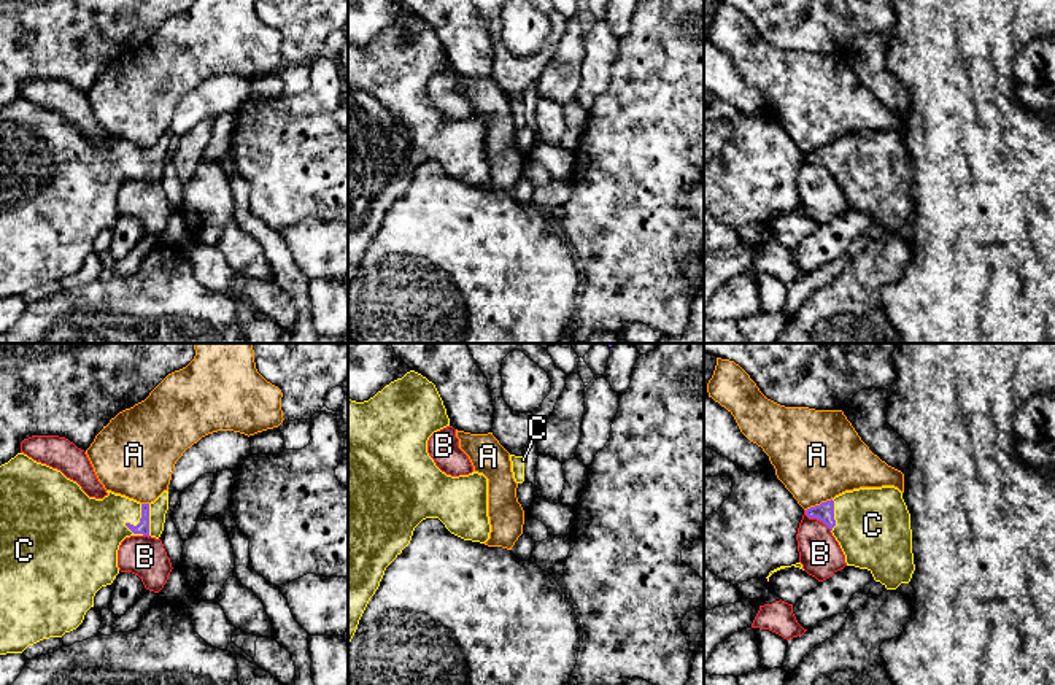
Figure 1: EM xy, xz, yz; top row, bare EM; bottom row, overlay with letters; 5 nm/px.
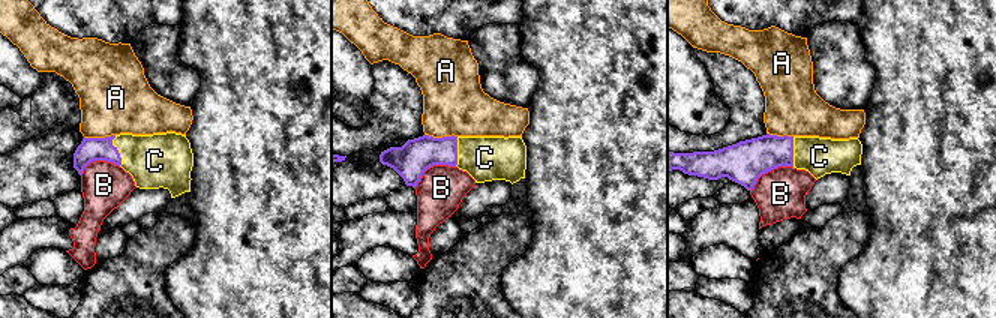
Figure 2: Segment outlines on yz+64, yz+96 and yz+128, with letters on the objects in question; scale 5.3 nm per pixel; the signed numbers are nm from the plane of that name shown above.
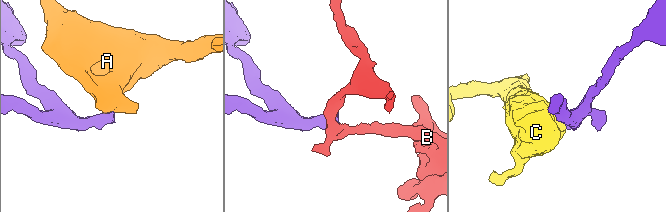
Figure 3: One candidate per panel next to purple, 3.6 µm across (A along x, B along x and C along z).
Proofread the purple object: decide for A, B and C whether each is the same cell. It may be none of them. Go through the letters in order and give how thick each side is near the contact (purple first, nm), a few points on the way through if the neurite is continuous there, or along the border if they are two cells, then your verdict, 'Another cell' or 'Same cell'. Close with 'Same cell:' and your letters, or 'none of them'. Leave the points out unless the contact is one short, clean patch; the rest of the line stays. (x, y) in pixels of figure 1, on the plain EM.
A: Thickness 100 nm (purple) against 460 nm. Another cell
B: Thickness 100 nm (purple) against 220 nm. Boundary: yz (804, 154), (809, 161), (822, 164), (831, 174). Another cell
C: Thickness 60 nm (purple) against 340 nm. Path across: xy (143, 170), (137, 169), (102, 167), (89, 175). Same cell
Same cell: C

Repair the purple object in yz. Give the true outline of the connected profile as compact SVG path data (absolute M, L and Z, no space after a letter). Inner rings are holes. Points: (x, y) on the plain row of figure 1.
M898 132L845 135L806 159L831 173L847 210L868 213L887 234L910 226L915 215L910 157Z

